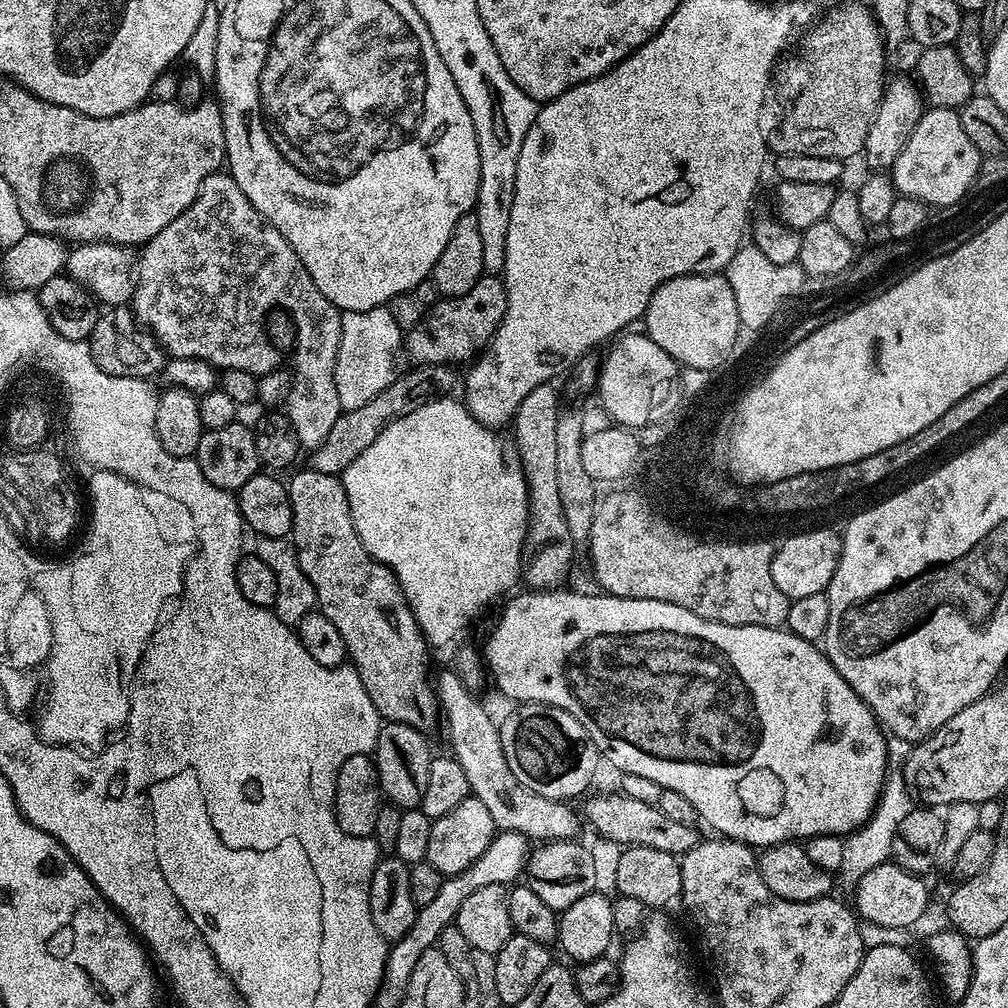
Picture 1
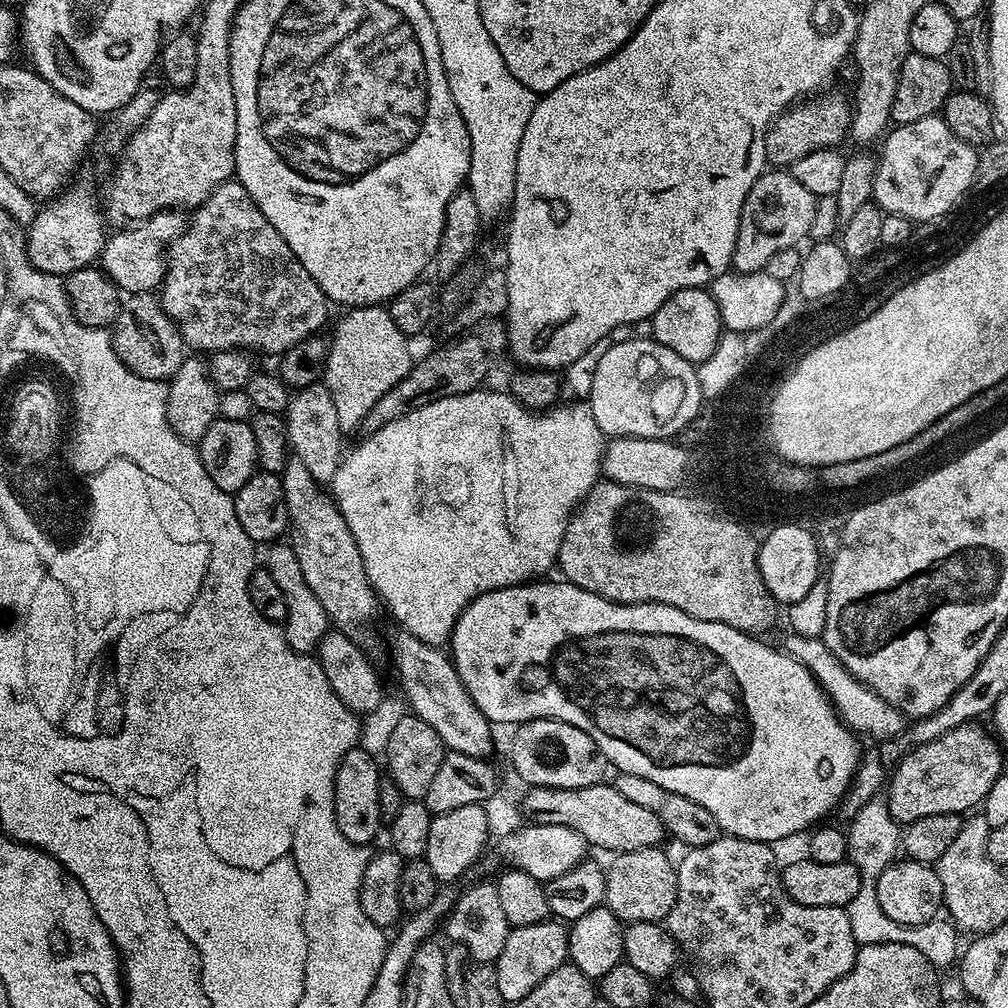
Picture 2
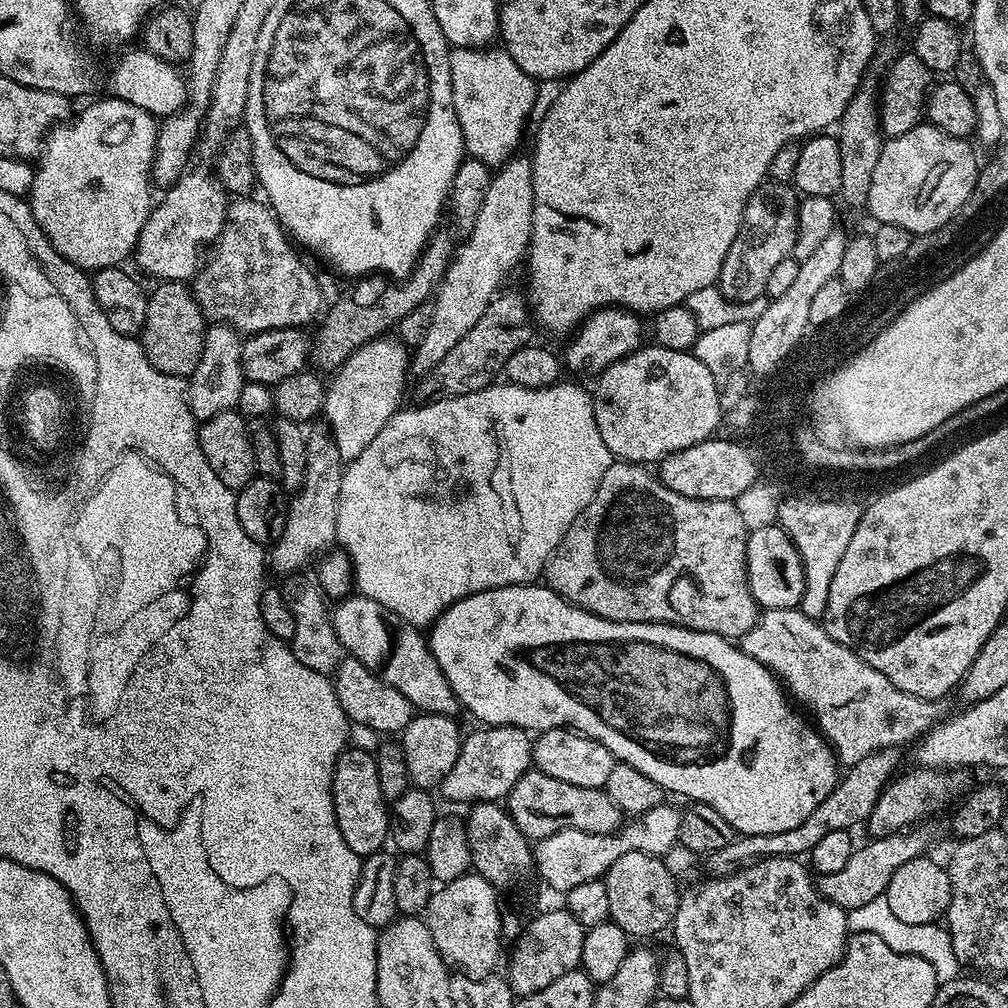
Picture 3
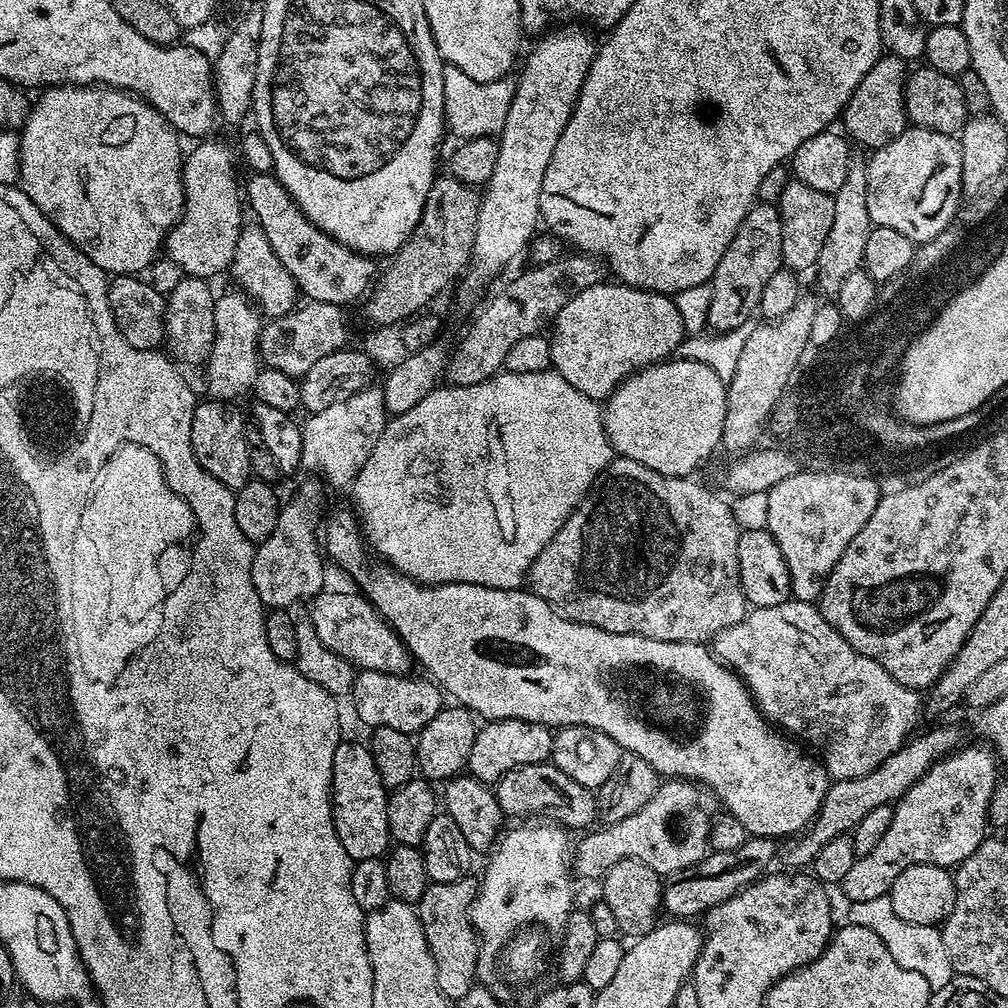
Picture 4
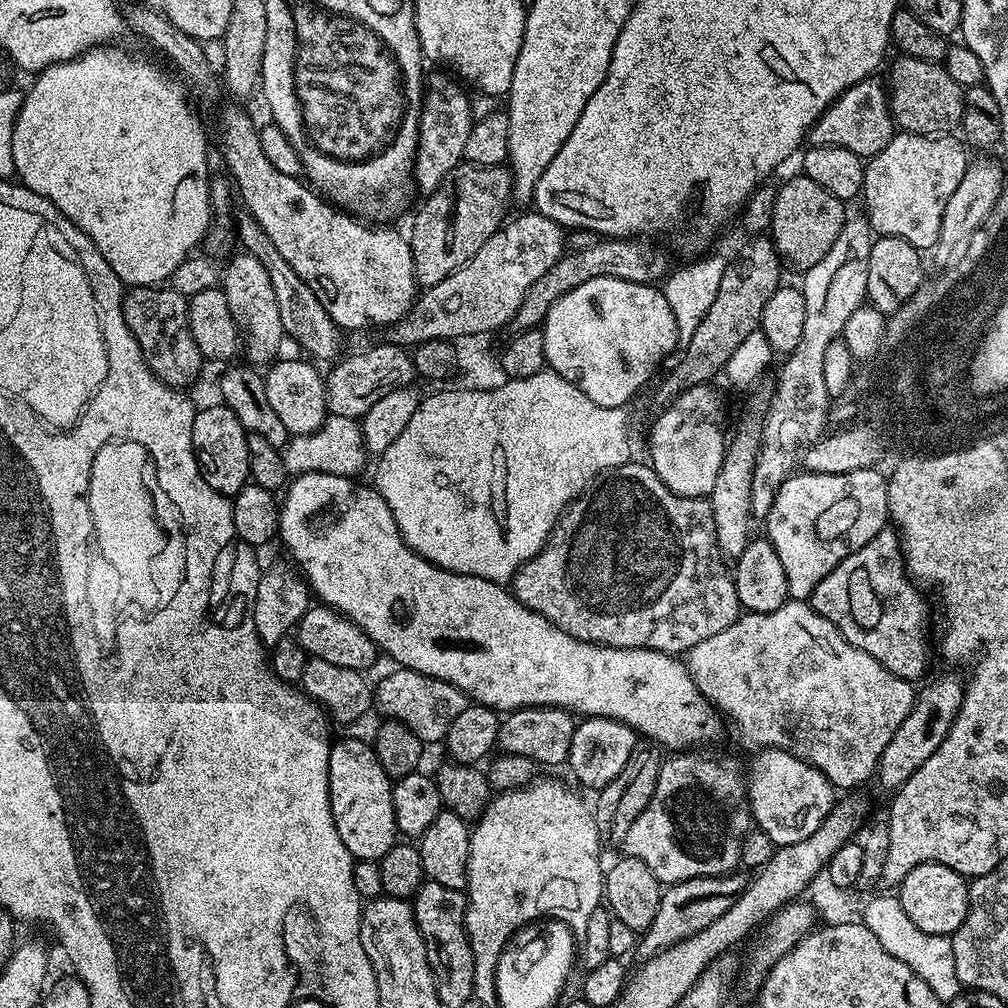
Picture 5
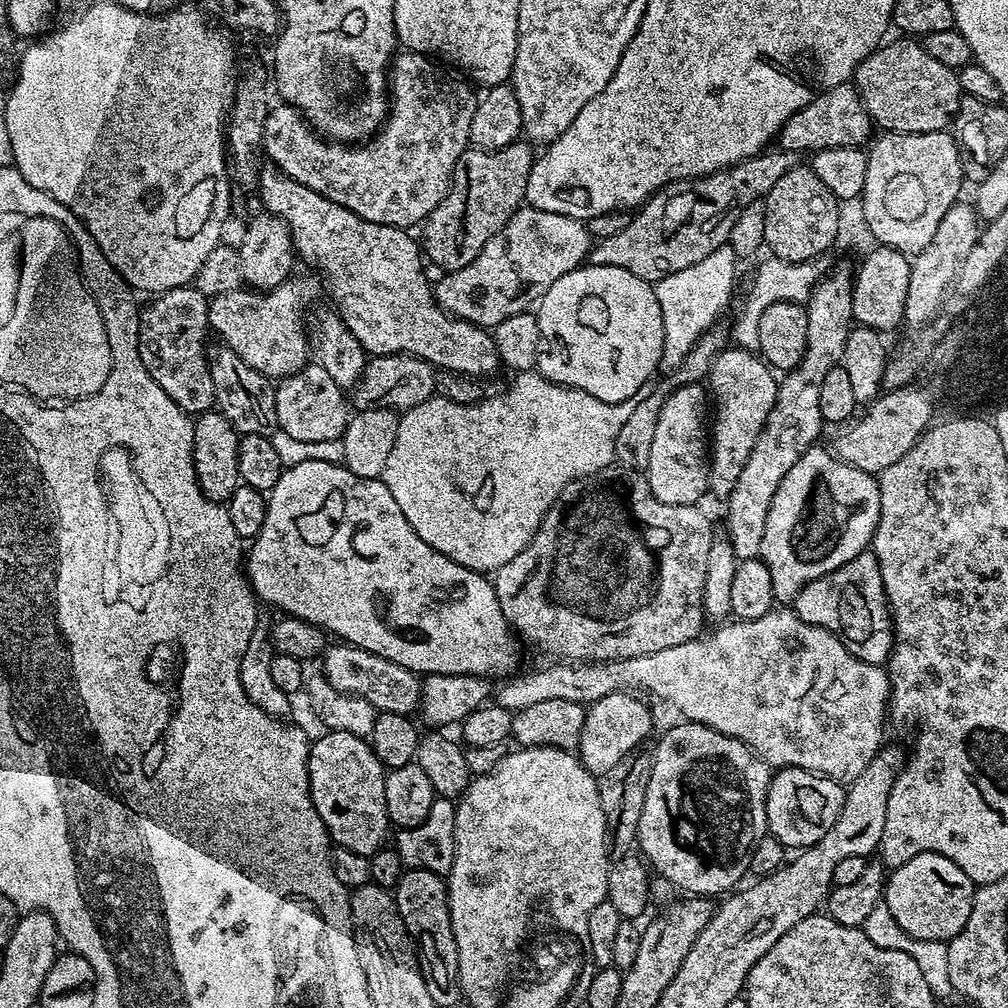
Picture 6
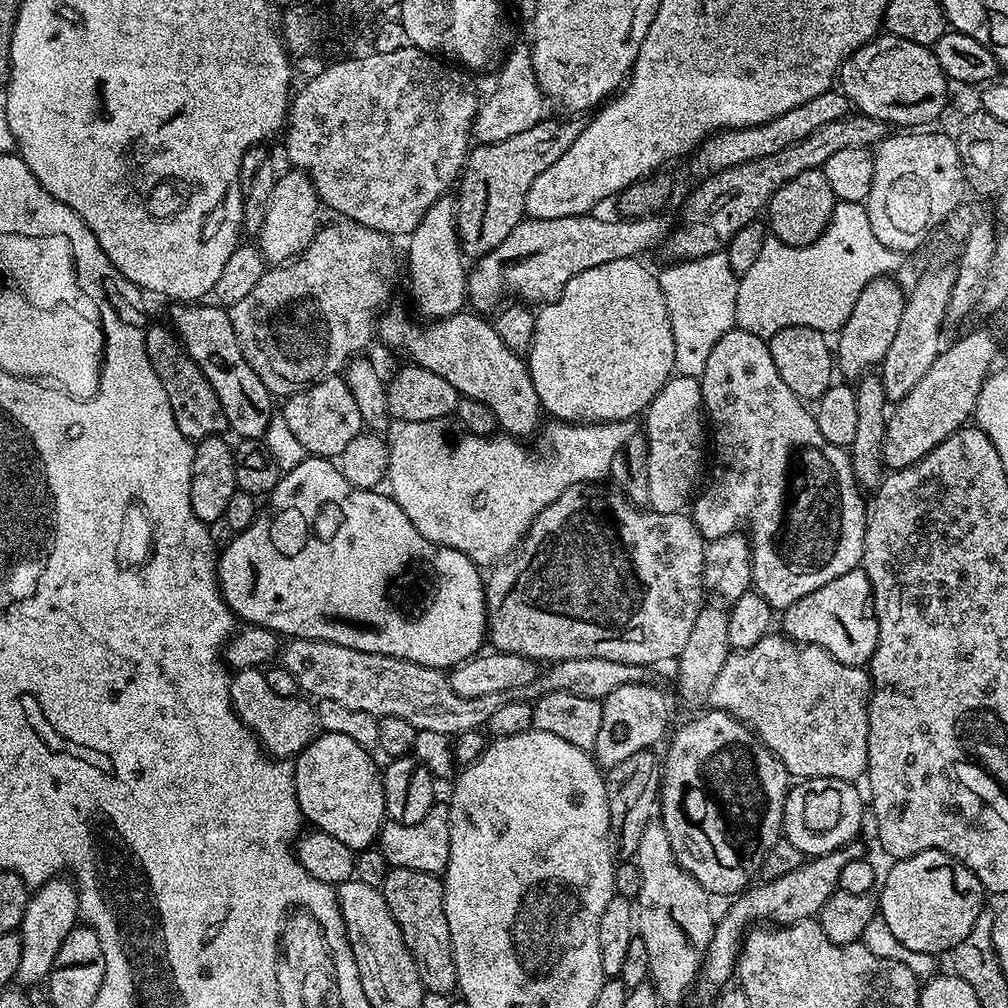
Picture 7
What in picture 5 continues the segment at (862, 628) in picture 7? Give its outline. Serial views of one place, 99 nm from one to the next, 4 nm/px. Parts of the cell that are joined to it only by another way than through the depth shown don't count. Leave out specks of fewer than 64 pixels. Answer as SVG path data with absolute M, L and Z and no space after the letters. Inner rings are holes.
M885 526L814 586L810 603L822 618L834 622L846 642L866 650L898 678L916 682L928 664L928 604L923 594L905 569L899 535Z

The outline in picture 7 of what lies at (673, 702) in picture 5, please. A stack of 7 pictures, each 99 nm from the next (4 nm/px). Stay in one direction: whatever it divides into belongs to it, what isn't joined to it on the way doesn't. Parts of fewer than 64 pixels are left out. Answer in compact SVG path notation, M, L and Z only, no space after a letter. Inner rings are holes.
M309 455L294 470L283 473L274 490L268 493L262 507L257 511L254 522L246 530L235 533L228 545L223 545L218 556L216 578L220 581L220 593L228 603L233 617L244 624L262 626L266 630L284 638L297 640L325 640L338 646L350 646L350 650L362 650L370 654L382 654L414 662L418 666L430 666L441 670L451 670L481 651L480 643L485 643L488 634L488 607L484 605L484 586L481 569L471 560L453 548L430 542L418 534L414 522L406 518L402 506L391 495L384 496L380 490L359 489L340 473L339 467L331 459Z

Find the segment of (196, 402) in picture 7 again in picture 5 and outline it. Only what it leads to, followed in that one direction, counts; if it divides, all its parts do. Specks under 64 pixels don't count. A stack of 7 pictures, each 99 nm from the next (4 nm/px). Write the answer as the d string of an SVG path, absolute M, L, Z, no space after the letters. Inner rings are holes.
M132 286L124 293L122 302L122 318L134 334L138 346L144 351L148 365L156 377L177 390L188 390L188 387L200 376L200 367L206 364L204 355L198 350L198 342L194 342L194 334L190 334L188 325L188 297L178 293L171 286Z

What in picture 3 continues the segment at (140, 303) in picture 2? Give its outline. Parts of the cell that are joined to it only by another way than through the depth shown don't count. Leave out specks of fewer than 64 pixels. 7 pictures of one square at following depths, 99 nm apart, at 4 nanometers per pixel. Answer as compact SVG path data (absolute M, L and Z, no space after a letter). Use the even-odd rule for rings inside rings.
M166 280L148 292L146 322L138 337L146 358L162 374L191 376L202 358L206 317L198 302L192 297L191 287L182 280Z

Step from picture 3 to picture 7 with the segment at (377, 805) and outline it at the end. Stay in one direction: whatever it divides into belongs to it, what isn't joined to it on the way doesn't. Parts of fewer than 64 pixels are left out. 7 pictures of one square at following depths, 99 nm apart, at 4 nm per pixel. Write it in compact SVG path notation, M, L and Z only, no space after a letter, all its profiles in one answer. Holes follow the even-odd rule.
M321 731L313 738L300 755L295 757L296 797L301 817L308 820L313 829L330 834L330 838L338 838L338 842L350 846L353 850L373 847L380 839L380 827L386 822L384 811L384 777L381 765L372 761L373 753L367 748L358 746L346 738L346 734L334 734Z

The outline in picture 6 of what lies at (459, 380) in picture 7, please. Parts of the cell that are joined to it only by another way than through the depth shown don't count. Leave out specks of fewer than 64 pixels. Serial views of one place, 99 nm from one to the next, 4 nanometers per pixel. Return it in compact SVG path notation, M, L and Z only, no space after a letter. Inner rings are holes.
M268 162L265 163L265 168L263 165L262 171L260 172L260 182L258 185L258 193L260 192L260 200L262 203L264 203L263 211L267 213L269 216L277 216L284 225L288 227L288 233L292 235L292 246L295 252L295 255L297 257L300 256L302 259L305 260L308 264L313 264L314 267L317 268L318 271L321 272L322 275L325 276L326 279L328 279L328 292L330 295L332 295L332 300L334 303L336 303L335 311L338 313L338 315L341 318L341 322L345 324L350 330L350 333L354 334L354 338L358 340L358 342L361 344L361 346L364 348L364 351L367 353L369 357L374 356L385 356L386 354L402 354L403 352L406 353L408 356L417 356L418 358L422 358L426 361L427 364L432 365L433 368L437 370L443 370L446 372L454 372L458 376L463 376L465 378L480 378L476 376L488 376L491 374L492 371L495 370L495 368L499 369L501 367L500 362L500 355L498 354L498 350L494 346L494 342L492 341L492 333L487 328L480 328L476 324L471 324L470 322L466 322L465 320L460 320L457 318L457 316L452 316L449 314L449 312L443 312L443 310L440 309L439 304L436 303L436 297L434 295L433 287L430 285L430 280L428 284L428 276L426 273L424 273L424 264L426 265L425 257L422 255L422 244L419 239L416 240L411 235L413 234L411 231L405 230L403 228L395 228L394 226L382 226L378 222L366 222L366 218L358 218L358 214L354 214L350 210L346 210L346 206L338 206L338 202L330 202L330 198L322 198L322 194L318 194L314 190L310 190L310 186L302 186L302 182L294 182L294 178L290 178L289 176L284 173L284 171L278 167L276 167L275 164Z

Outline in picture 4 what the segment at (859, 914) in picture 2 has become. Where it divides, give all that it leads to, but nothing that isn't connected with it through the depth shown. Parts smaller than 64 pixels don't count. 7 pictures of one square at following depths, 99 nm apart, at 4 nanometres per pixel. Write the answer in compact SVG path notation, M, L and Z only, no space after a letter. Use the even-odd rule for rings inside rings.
M888 898L857 904L849 903L847 907L847 923L866 926L866 930L874 930L874 934L882 938L886 950L894 954L894 962L898 962L898 966L906 966L906 970L922 974L922 978L926 978L926 982L934 990L946 986L946 982L952 980L954 973L950 954L946 954L944 934L939 927L932 926L926 930L925 925L906 922L906 918L898 918L898 914L894 914L891 899Z

